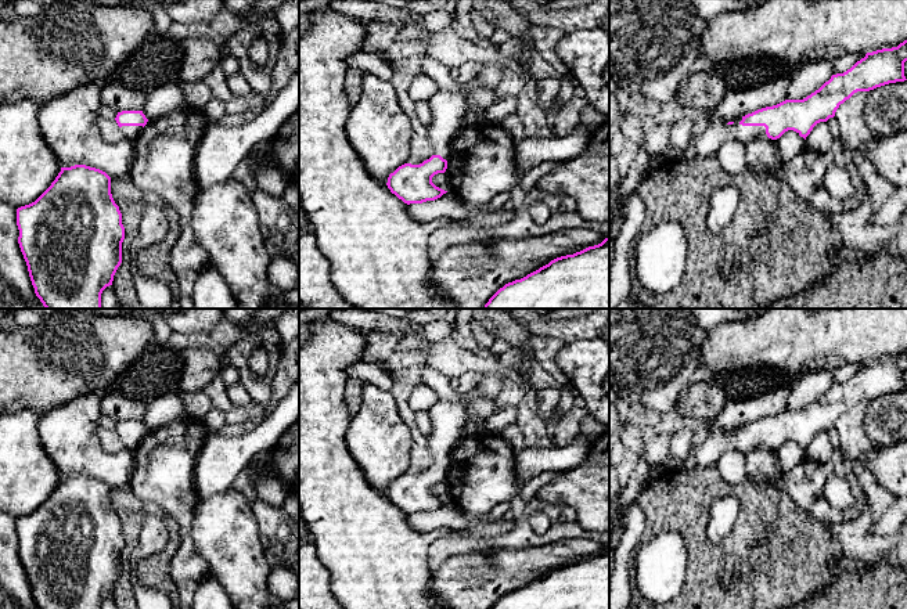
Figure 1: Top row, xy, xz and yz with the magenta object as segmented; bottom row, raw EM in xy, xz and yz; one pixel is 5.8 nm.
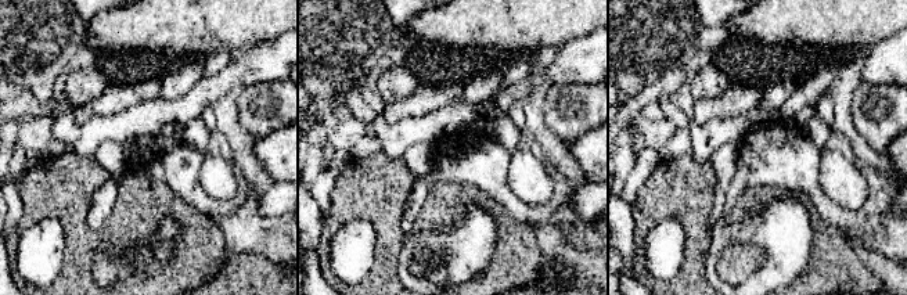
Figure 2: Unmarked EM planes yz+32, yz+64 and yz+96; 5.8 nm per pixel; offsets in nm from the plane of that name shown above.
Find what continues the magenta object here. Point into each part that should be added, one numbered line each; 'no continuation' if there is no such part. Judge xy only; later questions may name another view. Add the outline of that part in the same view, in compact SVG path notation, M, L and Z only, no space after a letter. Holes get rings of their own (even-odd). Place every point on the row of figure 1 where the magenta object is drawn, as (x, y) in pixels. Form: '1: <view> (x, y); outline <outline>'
1: xy (130, 133); outline M122 126L120 130L126 140L134 143L143 130L143 126Z

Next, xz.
1: xz (447, 105); outline M425 54L421 60L422 73L433 80L438 91L428 98L432 123L428 127L433 144L433 155L449 162L451 143L463 129L467 101L461 94L463 84L449 75L449 68Z

